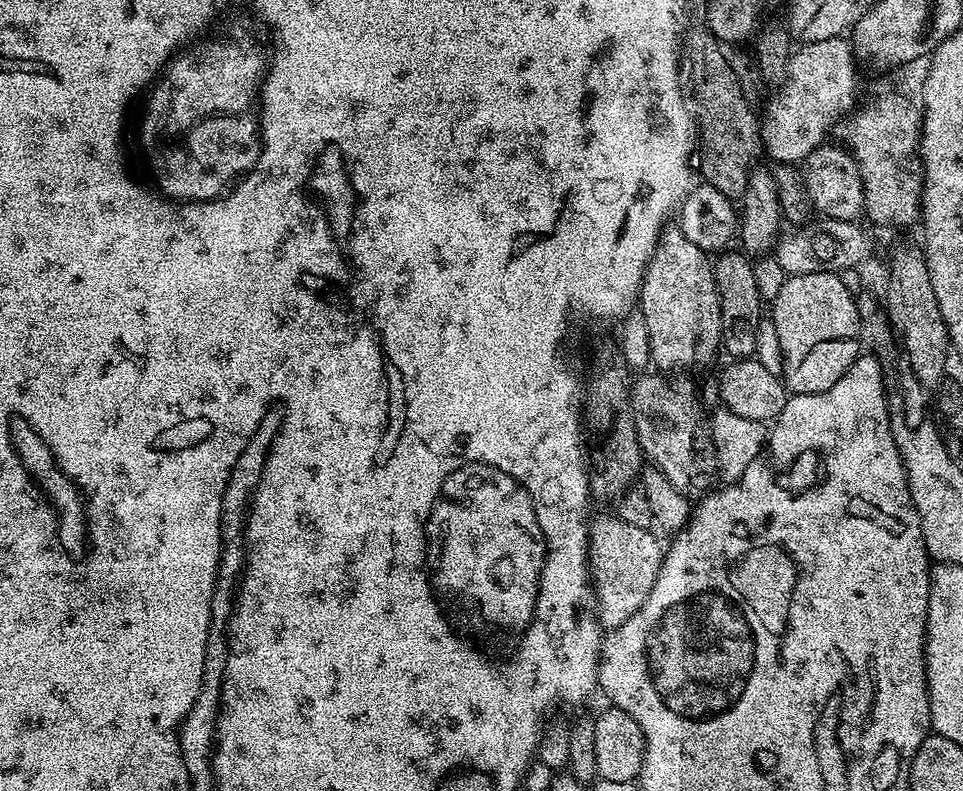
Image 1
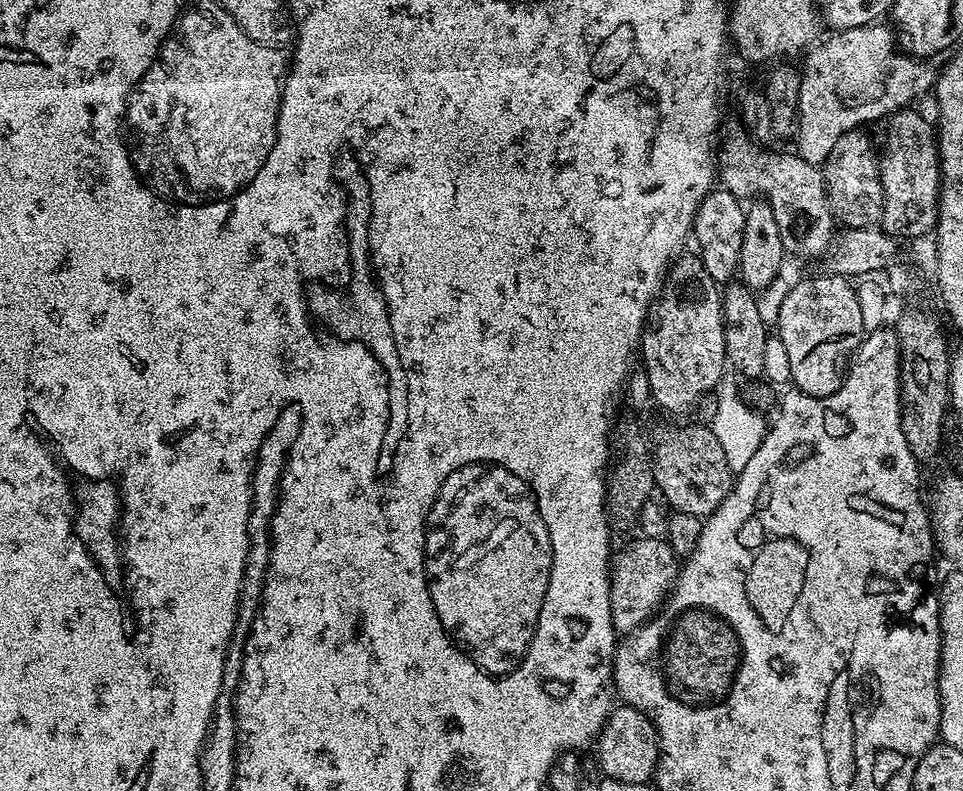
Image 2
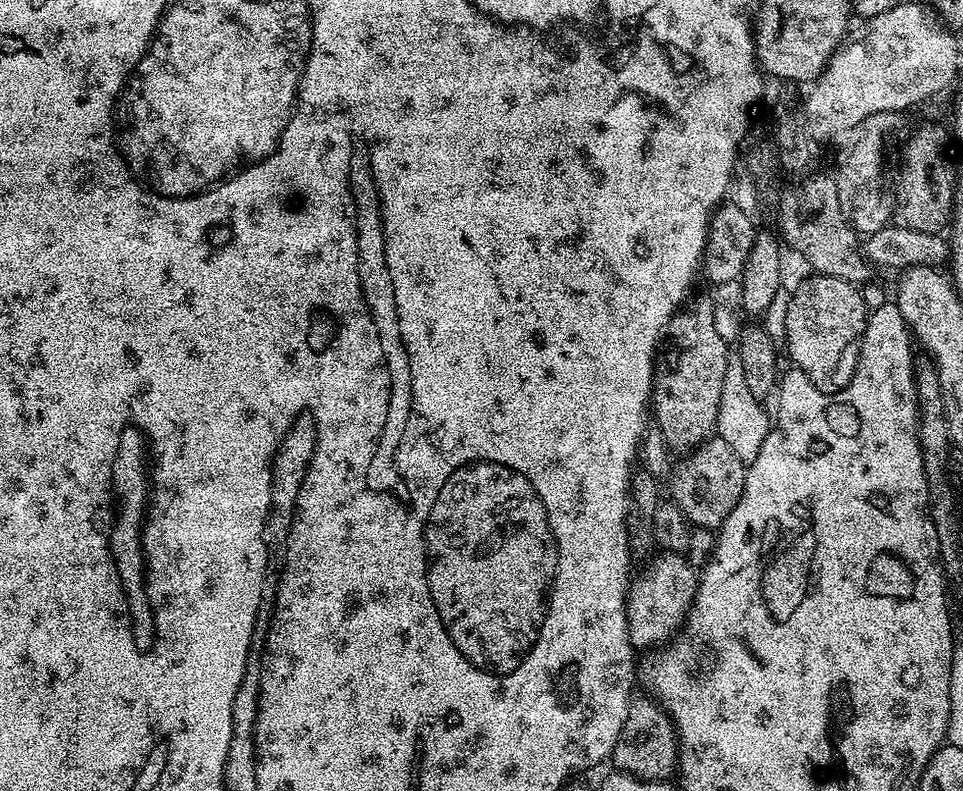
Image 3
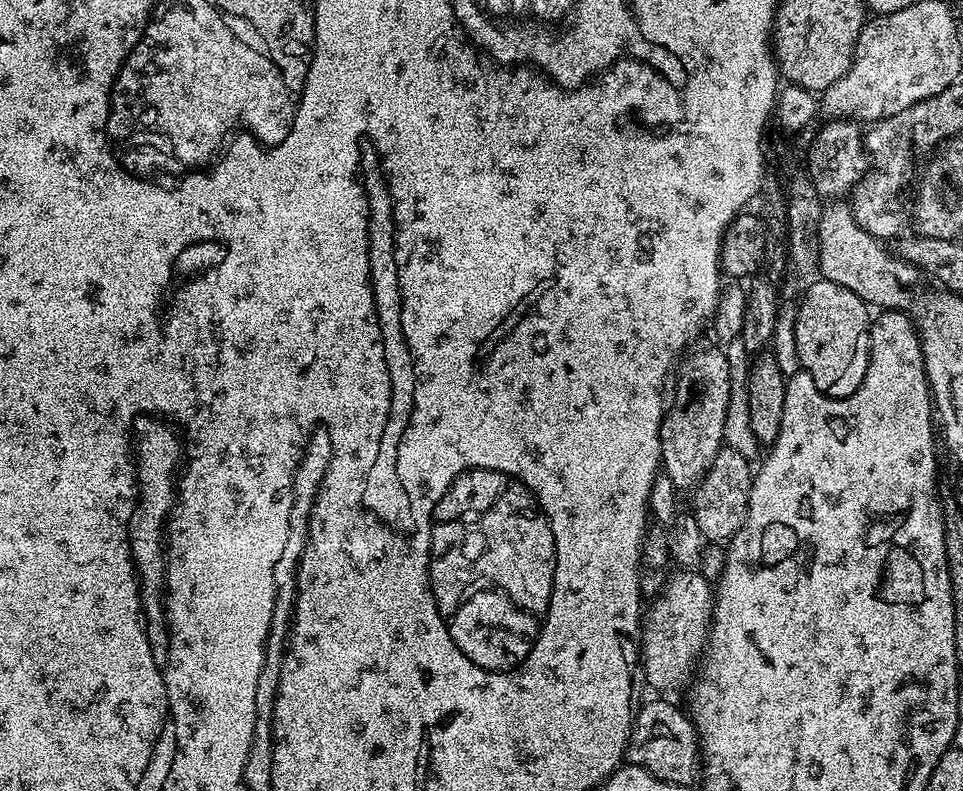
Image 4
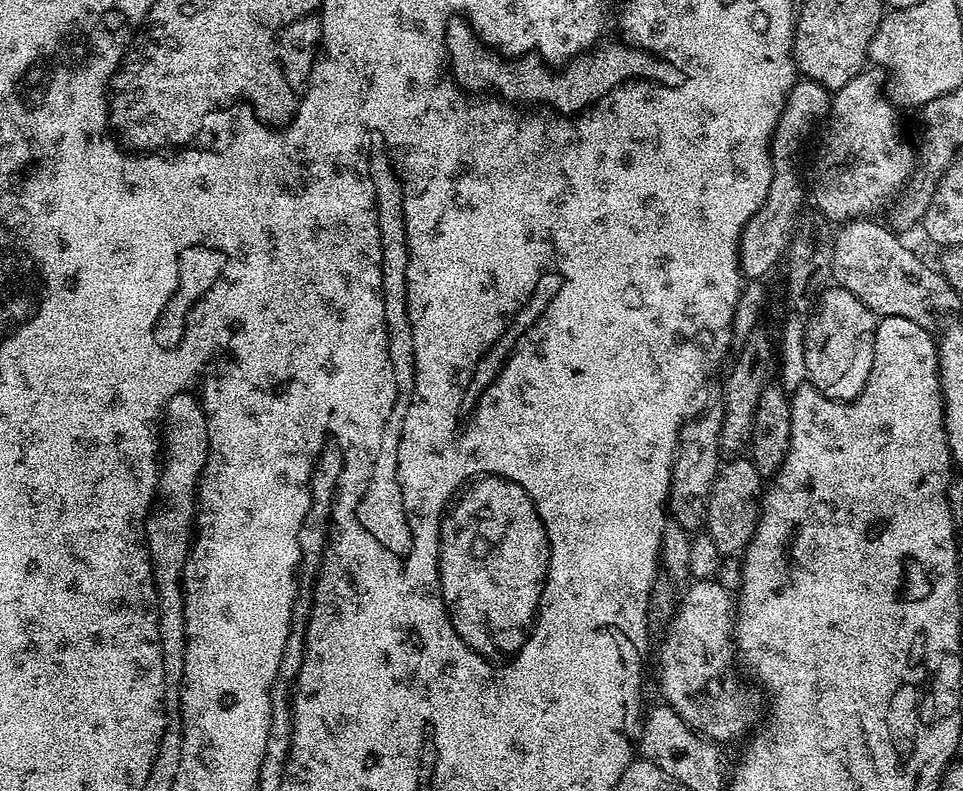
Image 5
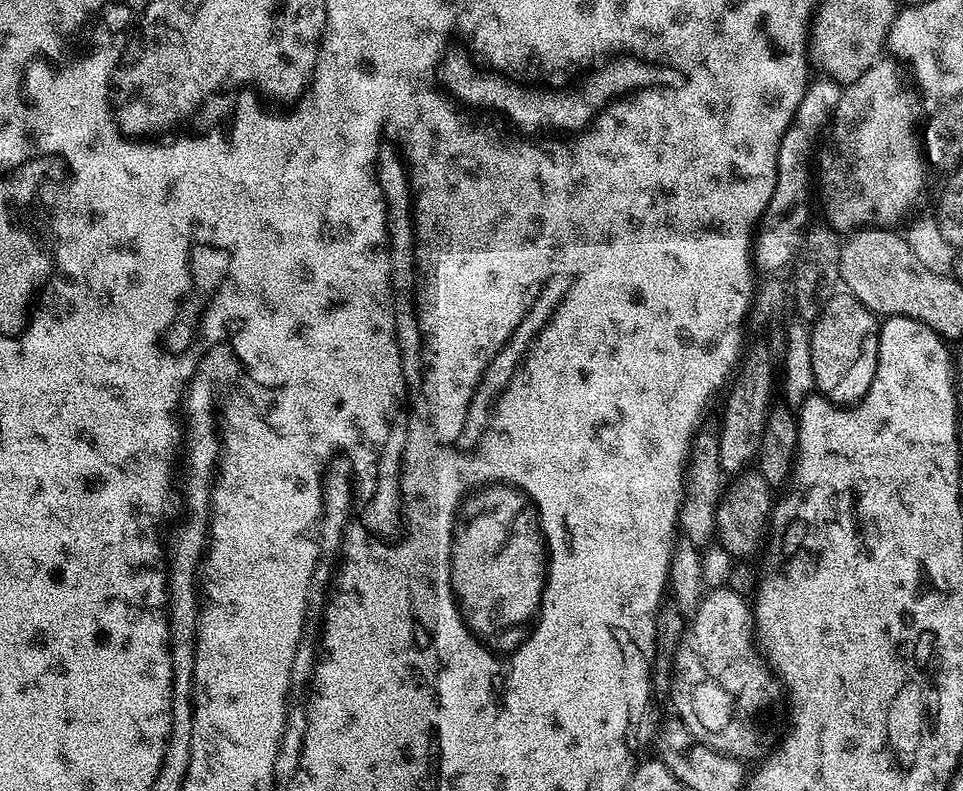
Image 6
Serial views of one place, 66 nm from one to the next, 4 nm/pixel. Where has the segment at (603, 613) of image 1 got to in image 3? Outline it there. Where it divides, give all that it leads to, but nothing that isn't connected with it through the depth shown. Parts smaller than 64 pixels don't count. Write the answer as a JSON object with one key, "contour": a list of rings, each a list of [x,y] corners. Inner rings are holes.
{"contour":[[[664,550],[659,554],[661,556],[654,557],[652,565],[628,585],[628,636],[636,650],[652,650],[667,644],[685,623],[696,596],[697,569],[679,552]]]}

